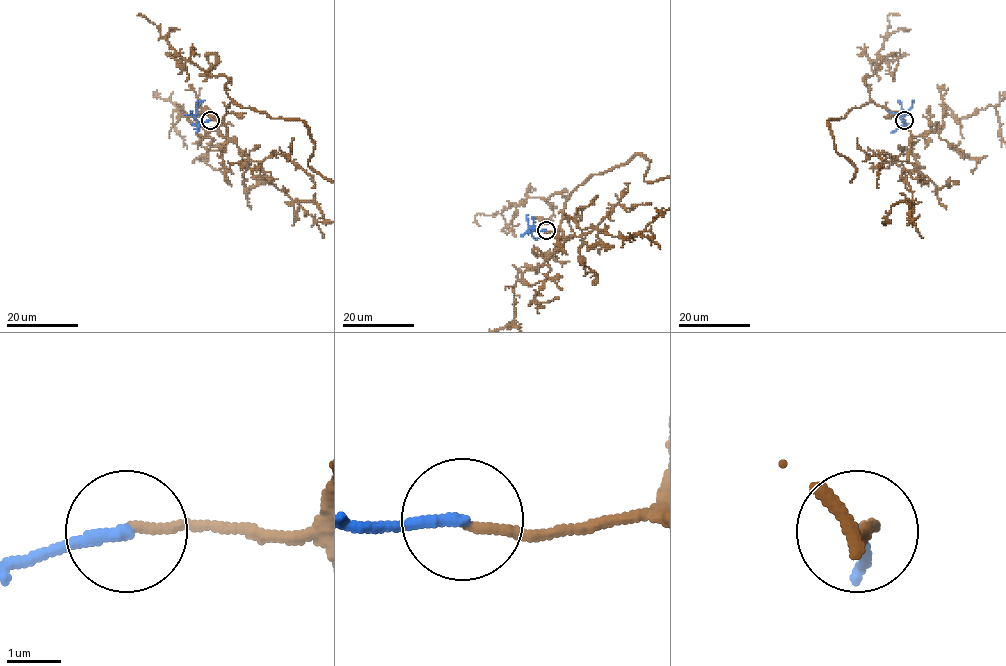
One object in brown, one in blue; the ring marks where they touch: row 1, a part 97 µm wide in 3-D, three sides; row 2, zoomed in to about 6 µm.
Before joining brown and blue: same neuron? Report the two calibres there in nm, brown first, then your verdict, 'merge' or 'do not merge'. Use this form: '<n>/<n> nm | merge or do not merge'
170/240 nm | merge

